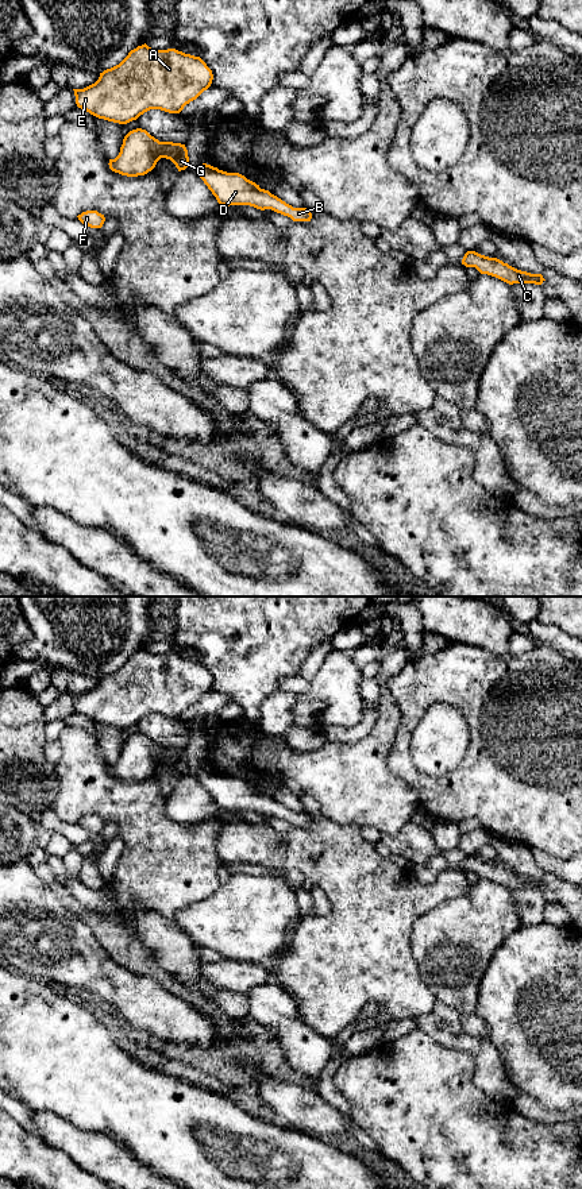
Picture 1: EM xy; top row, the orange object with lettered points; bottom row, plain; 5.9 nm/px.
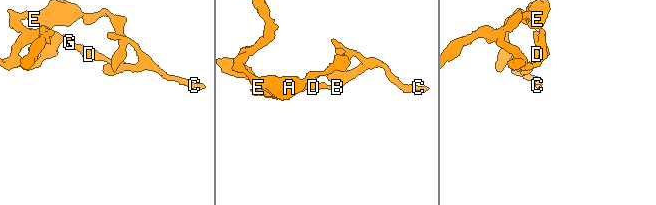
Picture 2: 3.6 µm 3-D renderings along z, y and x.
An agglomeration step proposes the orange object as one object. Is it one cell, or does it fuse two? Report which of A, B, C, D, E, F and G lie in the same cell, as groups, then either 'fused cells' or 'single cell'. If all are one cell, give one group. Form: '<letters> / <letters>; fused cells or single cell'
A E F / B C D G; fused cells

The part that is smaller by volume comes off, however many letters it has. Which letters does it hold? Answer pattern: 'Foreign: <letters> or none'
Foreign: B, C, D, G

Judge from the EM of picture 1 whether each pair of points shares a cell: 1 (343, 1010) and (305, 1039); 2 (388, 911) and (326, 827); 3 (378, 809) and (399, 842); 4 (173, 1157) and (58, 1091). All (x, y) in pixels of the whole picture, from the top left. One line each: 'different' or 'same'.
1: different
2: same
3: different
4: same

